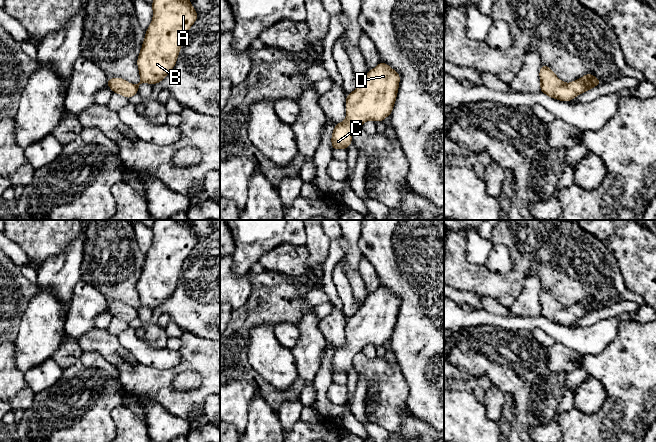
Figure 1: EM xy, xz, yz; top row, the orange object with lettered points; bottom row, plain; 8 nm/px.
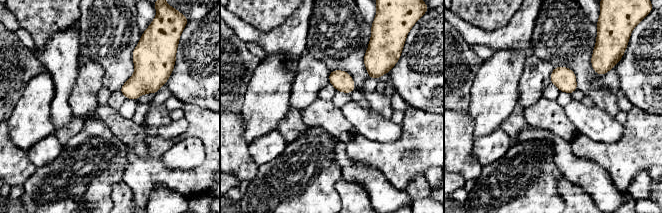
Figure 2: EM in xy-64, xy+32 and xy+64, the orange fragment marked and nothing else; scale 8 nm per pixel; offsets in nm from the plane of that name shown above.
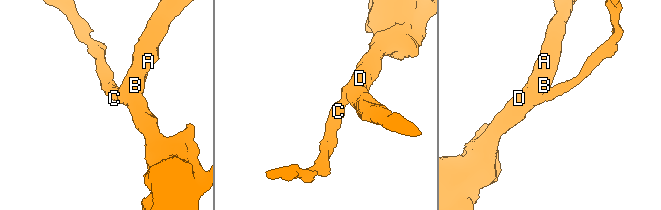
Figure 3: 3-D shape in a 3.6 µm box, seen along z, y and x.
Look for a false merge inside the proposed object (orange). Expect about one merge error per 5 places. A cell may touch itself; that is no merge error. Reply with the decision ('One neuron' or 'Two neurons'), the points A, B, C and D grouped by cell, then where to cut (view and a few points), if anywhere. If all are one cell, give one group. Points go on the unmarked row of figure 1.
One neuron. Groups: A B C D. No split

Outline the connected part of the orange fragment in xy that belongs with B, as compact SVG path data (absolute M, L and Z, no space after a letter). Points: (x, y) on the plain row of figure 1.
M154 220L151 228L152 245L137 281L140 306L130 308L120 301L107 303L113 317L127 323L138 318L140 308L154 310L165 303L175 291L183 262L198 243L187 220Z

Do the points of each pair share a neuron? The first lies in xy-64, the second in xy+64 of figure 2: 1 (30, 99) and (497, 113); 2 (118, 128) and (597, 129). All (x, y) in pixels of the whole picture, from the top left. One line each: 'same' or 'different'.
1: same
2: different

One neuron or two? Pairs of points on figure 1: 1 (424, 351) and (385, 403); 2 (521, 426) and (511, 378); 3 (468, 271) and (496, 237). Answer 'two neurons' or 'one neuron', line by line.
1: two neurons
2: one neuron
3: one neuron

